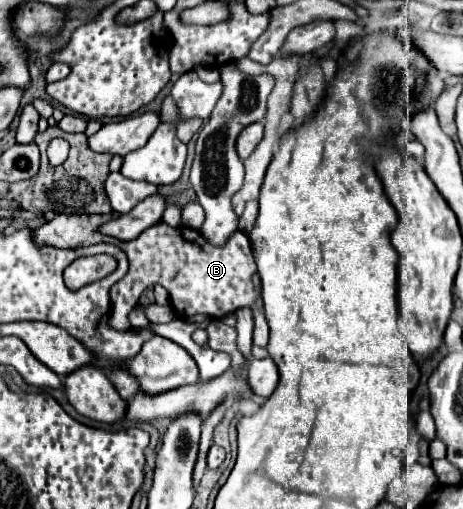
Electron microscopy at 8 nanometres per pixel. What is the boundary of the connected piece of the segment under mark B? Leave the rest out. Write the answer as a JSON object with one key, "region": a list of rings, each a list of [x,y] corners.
{"region":[[[159,221],[133,241],[115,241],[115,237],[109,237],[109,241],[121,247],[129,257],[127,275],[117,281],[109,293],[109,326],[117,331],[131,327],[129,313],[138,303],[141,293],[155,283],[161,283],[167,289],[177,317],[207,315],[211,319],[223,319],[245,305],[253,305],[257,299],[257,291],[251,283],[251,275],[257,271],[257,265],[251,241],[243,231],[231,233],[221,247],[215,247],[195,229],[171,227],[165,221]]]}

